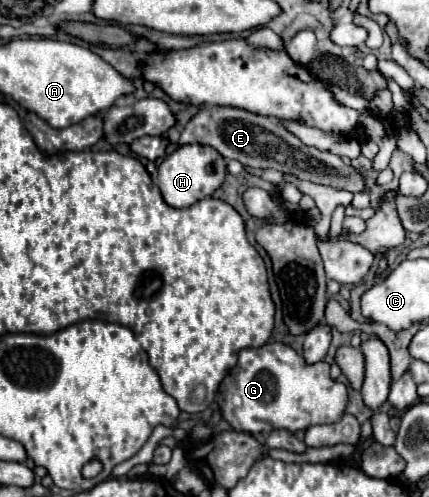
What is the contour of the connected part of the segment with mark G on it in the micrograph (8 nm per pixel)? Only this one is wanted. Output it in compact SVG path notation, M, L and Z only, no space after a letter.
M266 343L262 347L244 349L238 353L238 361L240 363L236 363L236 367L230 369L216 393L216 403L220 405L224 419L230 423L234 431L270 433L272 429L284 429L296 433L318 423L336 423L346 411L346 385L330 377L330 365L326 361L308 365L304 363L302 355L298 355L290 345L284 343Z

